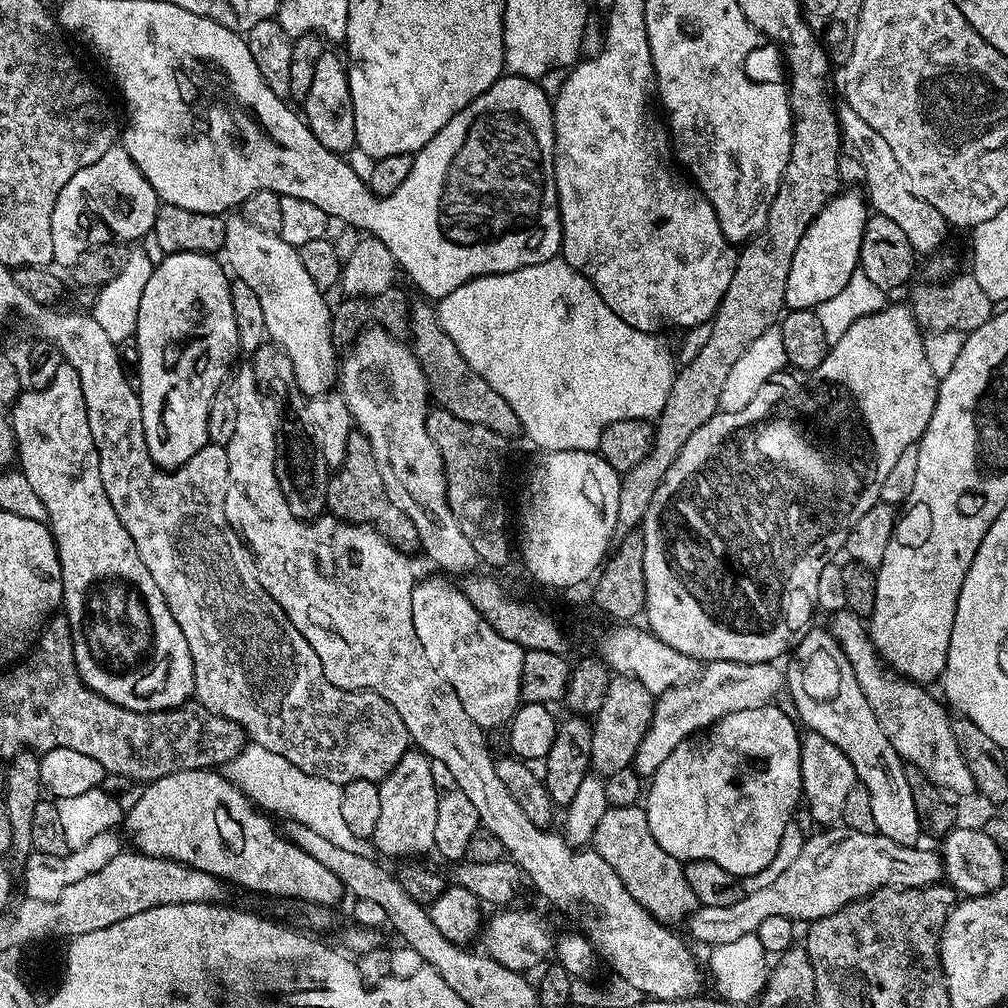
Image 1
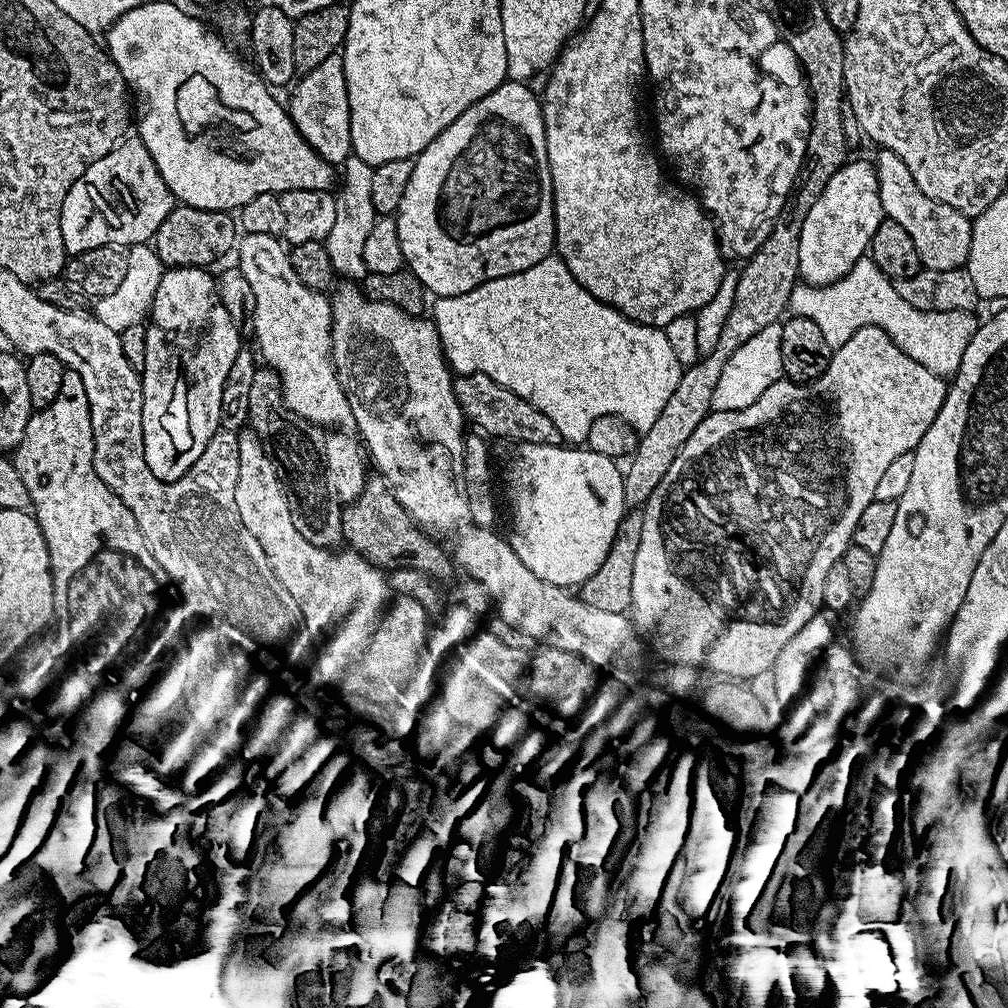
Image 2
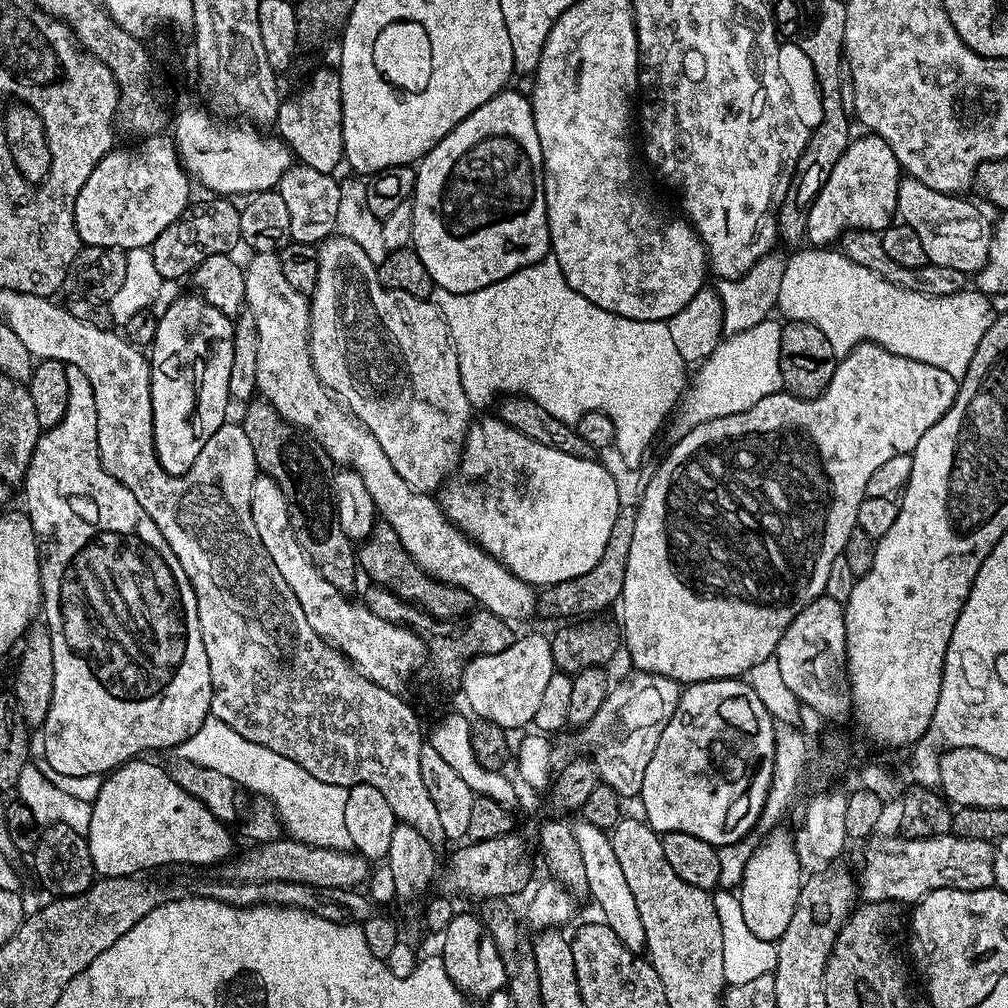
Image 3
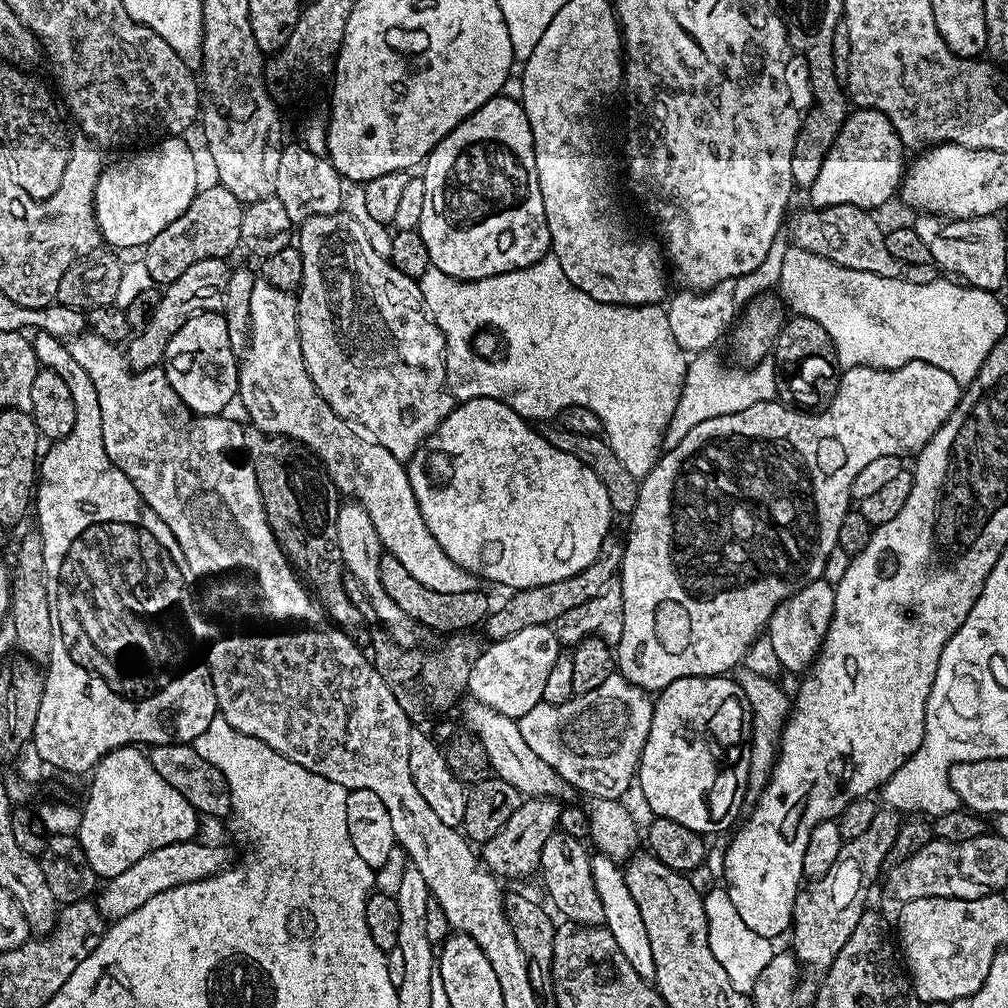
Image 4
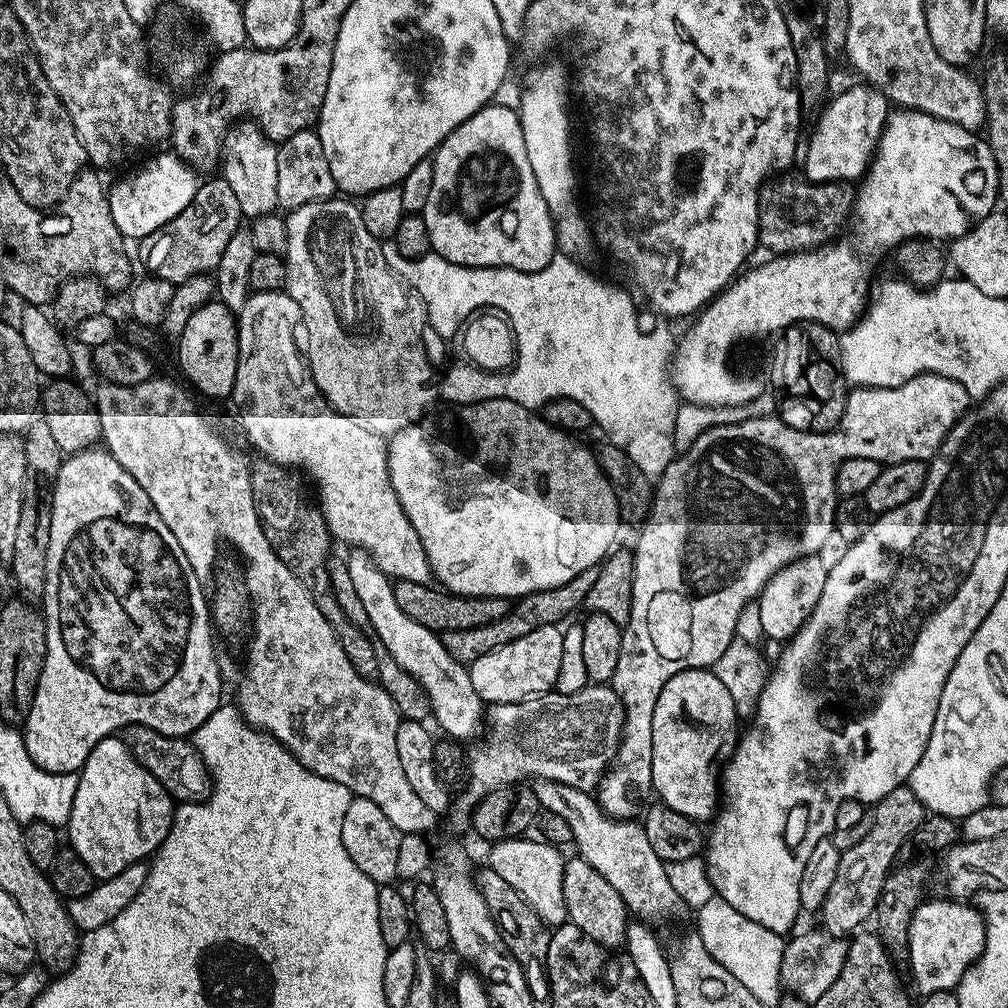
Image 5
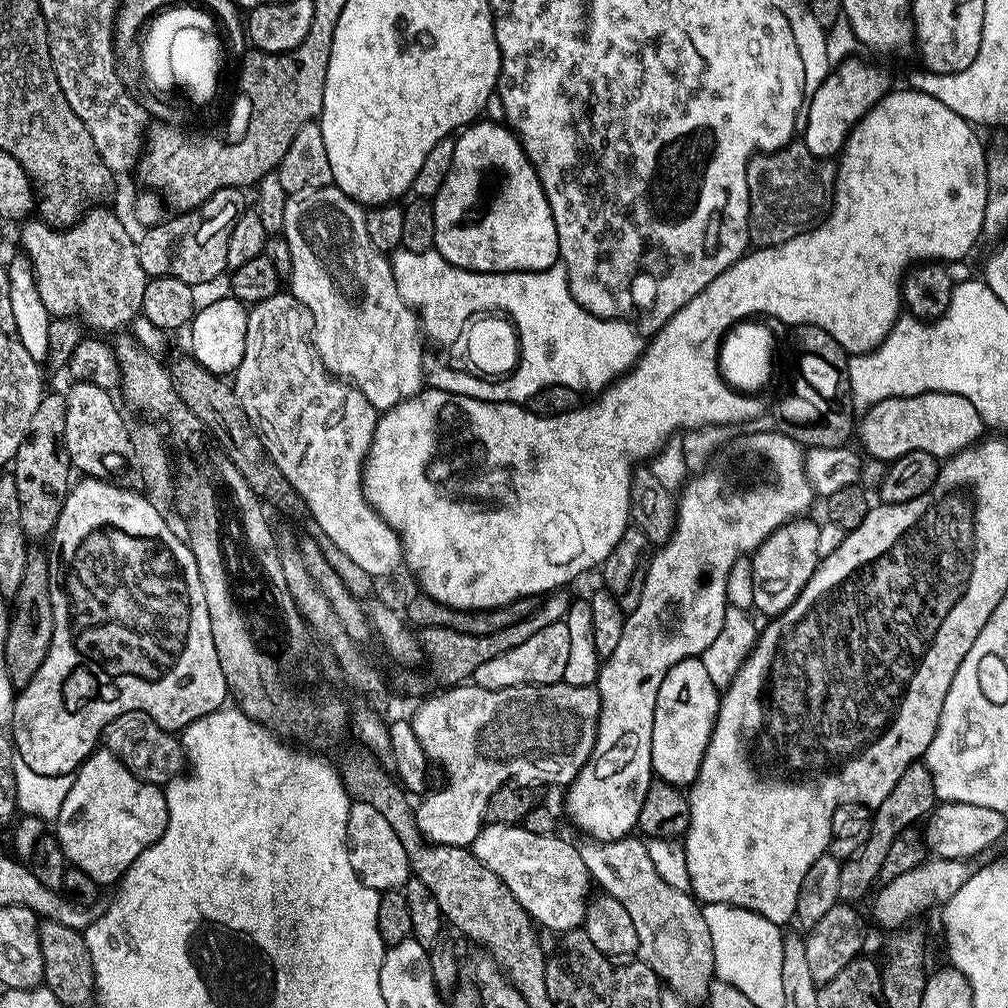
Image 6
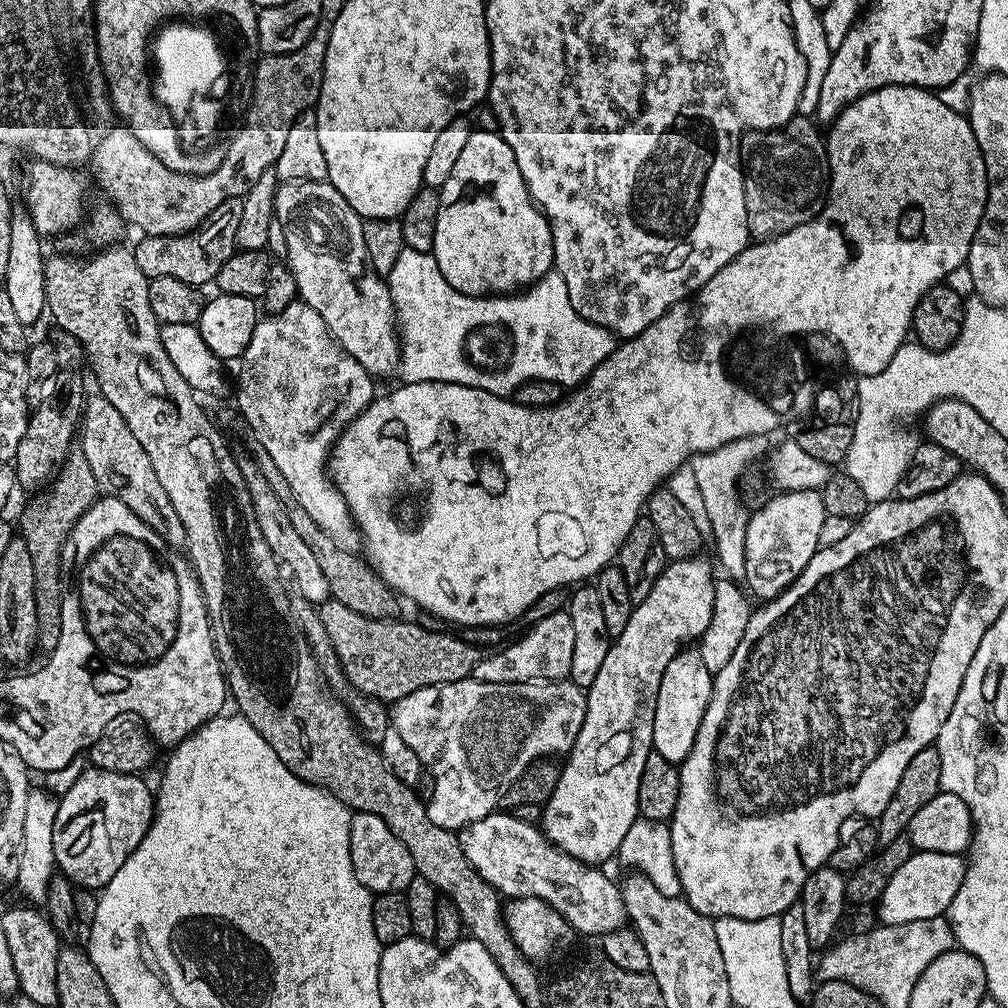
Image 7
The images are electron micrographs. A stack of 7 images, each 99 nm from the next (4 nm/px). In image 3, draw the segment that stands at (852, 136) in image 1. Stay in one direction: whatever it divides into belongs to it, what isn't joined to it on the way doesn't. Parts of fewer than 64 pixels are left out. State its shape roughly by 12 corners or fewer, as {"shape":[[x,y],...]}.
{"shape":[[904,178],[899,219],[929,264],[975,274],[993,225],[959,195]]}

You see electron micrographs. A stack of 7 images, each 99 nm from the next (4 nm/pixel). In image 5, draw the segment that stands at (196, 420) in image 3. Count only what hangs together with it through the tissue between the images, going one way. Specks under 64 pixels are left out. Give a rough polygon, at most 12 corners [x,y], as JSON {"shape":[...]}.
{"shape":[[203,304],[178,333],[184,376],[231,397],[238,370],[233,309]]}

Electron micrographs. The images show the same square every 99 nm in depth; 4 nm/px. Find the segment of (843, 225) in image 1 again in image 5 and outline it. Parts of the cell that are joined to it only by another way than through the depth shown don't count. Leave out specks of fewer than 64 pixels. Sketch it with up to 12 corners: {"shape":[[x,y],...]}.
{"shape":[[863,82],[831,97],[803,149],[803,179],[856,182],[890,115]]}

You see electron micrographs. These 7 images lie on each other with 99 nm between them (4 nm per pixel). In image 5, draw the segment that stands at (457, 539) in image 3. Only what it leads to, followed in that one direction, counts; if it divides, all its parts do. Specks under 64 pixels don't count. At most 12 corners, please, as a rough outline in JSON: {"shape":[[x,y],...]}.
{"shape":[[287,291],[238,310],[231,399],[328,531],[432,584],[385,437],[328,405]]}

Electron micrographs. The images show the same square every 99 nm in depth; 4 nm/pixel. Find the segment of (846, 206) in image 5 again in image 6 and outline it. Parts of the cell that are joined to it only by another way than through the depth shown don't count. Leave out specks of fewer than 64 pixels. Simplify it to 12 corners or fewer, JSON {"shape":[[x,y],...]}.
{"shape":[[804,143],[753,156],[748,239],[773,248],[828,217],[831,159]]}

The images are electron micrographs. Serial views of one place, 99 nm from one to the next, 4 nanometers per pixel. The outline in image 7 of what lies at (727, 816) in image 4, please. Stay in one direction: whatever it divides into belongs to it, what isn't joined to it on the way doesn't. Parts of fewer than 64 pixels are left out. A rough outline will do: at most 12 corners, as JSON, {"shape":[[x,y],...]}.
{"shape":[[685,647],[654,706],[655,752],[679,765],[712,697],[714,674]]}

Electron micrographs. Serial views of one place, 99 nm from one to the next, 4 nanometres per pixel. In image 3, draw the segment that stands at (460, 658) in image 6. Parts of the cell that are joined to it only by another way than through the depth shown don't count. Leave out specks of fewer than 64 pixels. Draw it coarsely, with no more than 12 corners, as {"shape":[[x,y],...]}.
{"shape":[[621,506],[594,567],[547,585],[538,604],[552,616],[615,605],[626,582],[636,508]]}

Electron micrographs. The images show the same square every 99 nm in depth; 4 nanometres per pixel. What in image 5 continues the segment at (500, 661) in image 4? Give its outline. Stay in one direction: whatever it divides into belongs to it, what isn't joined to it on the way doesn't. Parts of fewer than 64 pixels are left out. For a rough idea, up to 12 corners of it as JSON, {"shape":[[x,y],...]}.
{"shape":[[538,626],[468,668],[485,705],[553,691],[564,631]]}

